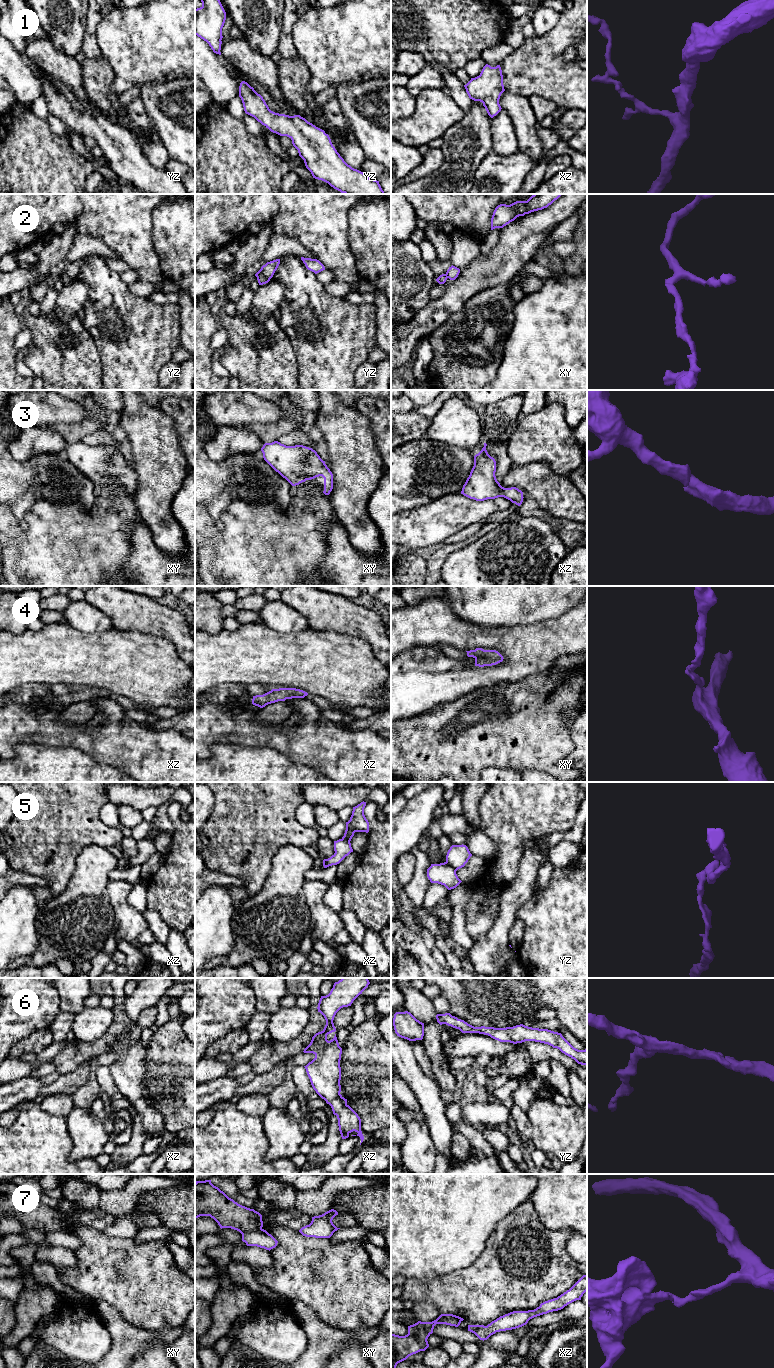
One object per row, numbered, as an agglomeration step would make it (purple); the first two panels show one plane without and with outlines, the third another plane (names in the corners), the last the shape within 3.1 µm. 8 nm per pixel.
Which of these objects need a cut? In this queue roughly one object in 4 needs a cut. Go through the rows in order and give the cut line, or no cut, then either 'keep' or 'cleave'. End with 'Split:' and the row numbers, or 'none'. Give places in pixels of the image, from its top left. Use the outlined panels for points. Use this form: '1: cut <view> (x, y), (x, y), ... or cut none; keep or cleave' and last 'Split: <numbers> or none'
1: cut none; keep
2: cut yz (256, 275), (270, 278); cleave
3: cut none; keep
4: cut none; keep
5: cut yz (445, 862), (456, 870); cleave
6: cut none; keep
7: cut xy (261, 1227), (242, 1234); cleave
Split: 2, 5, 7

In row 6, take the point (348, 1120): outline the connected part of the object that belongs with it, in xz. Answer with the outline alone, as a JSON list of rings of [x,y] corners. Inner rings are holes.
[[[342,978],[334,983],[328,995],[321,996],[317,1009],[324,1016],[326,1025],[312,1037],[310,1044],[303,1051],[315,1055],[304,1067],[313,1089],[331,1106],[333,1114],[337,1116],[342,1139],[348,1138],[349,1134],[355,1131],[361,1143],[364,1140],[361,1119],[347,1104],[347,1099],[340,1094],[342,1048],[336,1034],[330,1041],[327,1040],[327,1035],[336,1031],[333,1023],[336,1013],[343,1007],[351,1006],[369,984],[368,978]]]

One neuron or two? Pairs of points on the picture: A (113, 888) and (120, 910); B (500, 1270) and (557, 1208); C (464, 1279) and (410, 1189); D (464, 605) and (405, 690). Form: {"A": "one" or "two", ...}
{"A": "one", "B": "two", "C": "two", "D": "two"}

